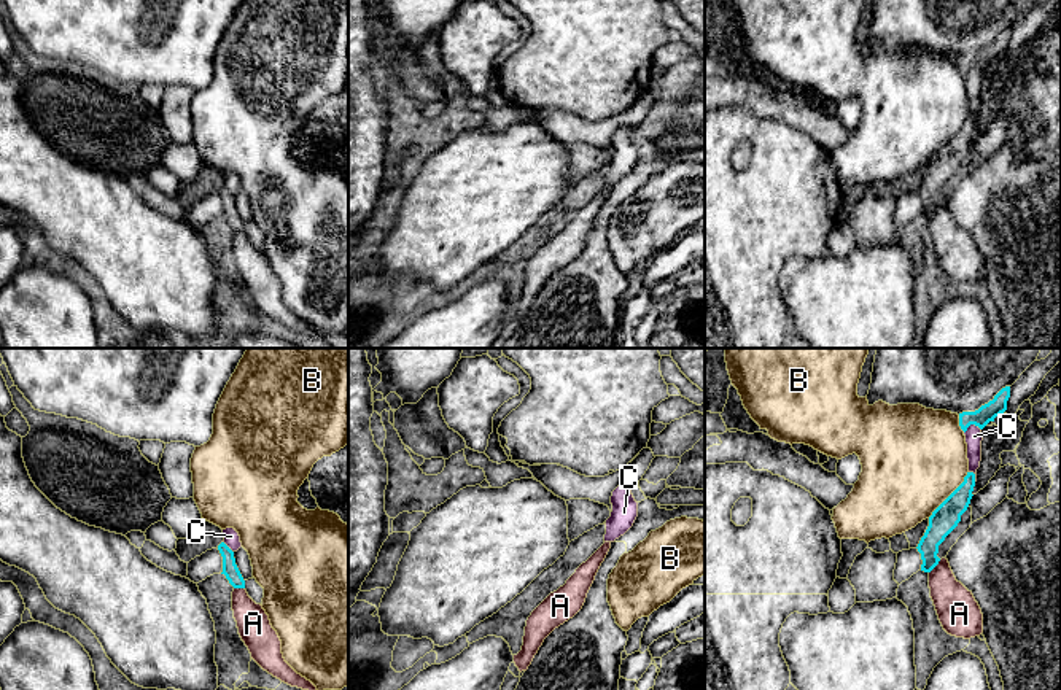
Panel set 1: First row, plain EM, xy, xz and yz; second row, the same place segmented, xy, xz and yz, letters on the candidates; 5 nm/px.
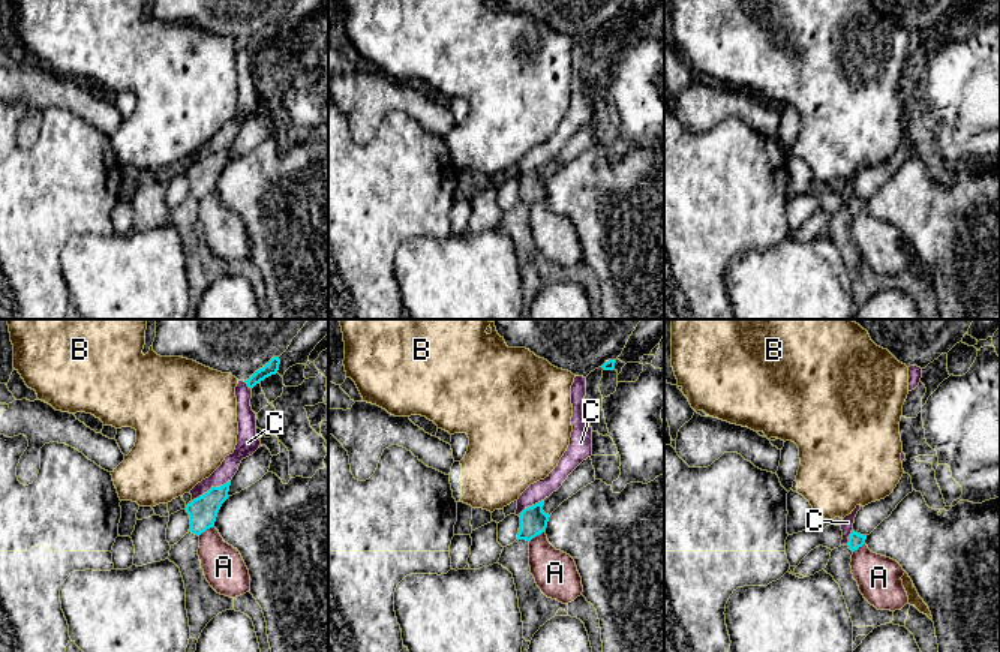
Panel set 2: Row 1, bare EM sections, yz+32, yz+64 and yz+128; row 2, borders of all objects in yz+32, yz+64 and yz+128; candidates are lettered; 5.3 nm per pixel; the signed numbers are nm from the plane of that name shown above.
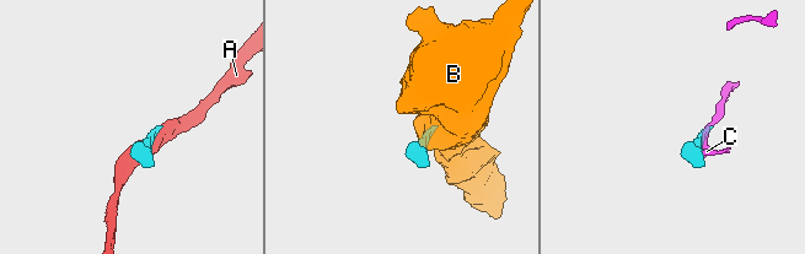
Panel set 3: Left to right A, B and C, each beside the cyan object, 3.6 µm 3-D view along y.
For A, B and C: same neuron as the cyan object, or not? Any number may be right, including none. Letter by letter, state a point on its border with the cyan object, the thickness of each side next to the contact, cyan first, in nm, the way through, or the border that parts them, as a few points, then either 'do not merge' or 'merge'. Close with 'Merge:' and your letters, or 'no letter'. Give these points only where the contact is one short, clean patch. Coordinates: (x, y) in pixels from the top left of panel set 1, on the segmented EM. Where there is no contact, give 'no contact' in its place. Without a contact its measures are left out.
A: meets cyan in yz at (936, 565); 140 nm thick on the cyan side, 200 nm on the other; runs through yz (945, 517), (931, 539), (936, 565), (944, 589), (956, 608); merge
B: meets cyan in yz at (950, 495); 140 nm thick on the cyan side, 500 nm on the other; do not merge
C: meets cyan in yz at (971, 423); 90 nm thick on the cyan side, 90 nm on the other; do not merge
Merge: A

